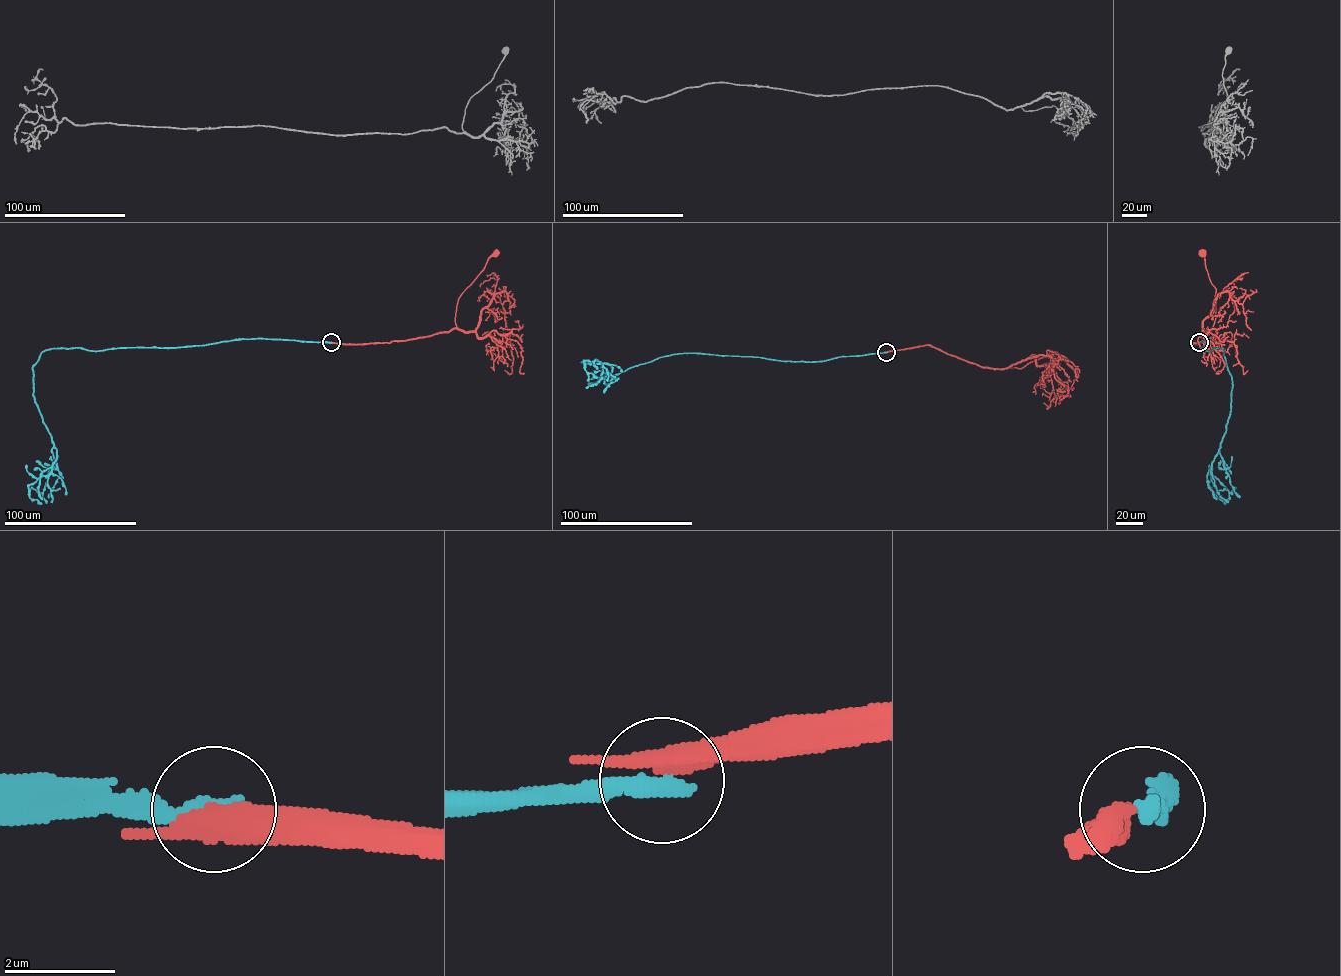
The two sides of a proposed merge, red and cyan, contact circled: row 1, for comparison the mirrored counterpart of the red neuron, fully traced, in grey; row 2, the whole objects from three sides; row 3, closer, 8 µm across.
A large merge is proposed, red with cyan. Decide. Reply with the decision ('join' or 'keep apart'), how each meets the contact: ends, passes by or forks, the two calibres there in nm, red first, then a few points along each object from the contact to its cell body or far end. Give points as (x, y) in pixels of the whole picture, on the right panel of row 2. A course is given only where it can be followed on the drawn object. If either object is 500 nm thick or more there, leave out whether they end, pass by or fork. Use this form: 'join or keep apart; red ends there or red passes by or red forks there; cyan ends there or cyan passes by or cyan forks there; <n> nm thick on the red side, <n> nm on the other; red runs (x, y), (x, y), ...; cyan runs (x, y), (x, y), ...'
keep apart; red passes by; cyan ends there; 380 nm thick on the red side, 380 nm on the other; red runs (1199, 342), (1193, 343), (1205, 341), (1216, 333), (1212, 327), (1216, 289), (1202, 253); cyan runs (1200, 342), (1209, 338), (1201, 347), (1224, 350), (1231, 377), (1231, 411), (1208, 483), (1225, 503)

